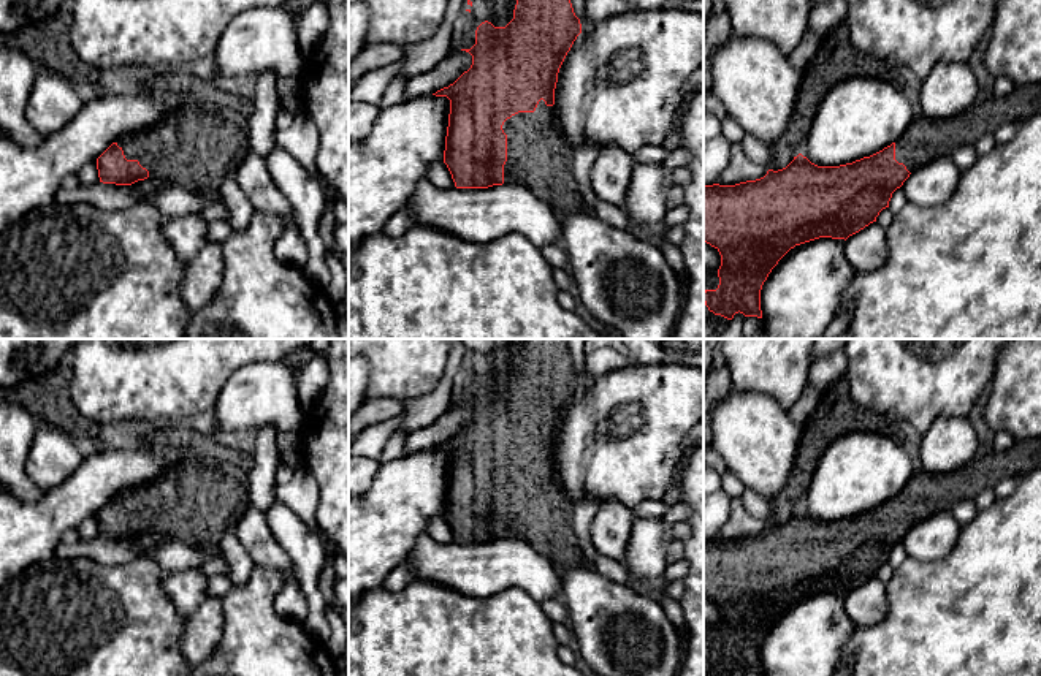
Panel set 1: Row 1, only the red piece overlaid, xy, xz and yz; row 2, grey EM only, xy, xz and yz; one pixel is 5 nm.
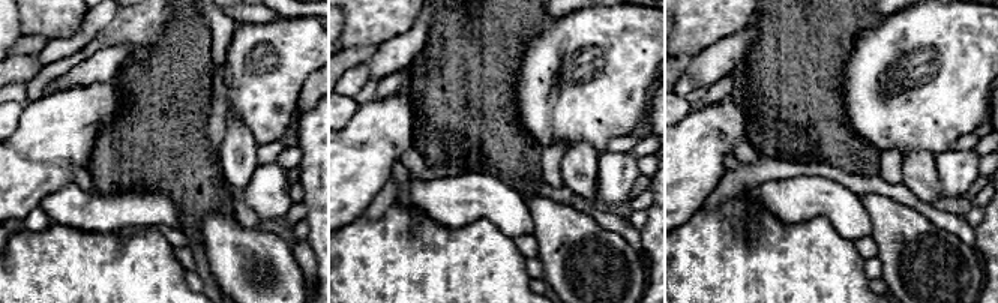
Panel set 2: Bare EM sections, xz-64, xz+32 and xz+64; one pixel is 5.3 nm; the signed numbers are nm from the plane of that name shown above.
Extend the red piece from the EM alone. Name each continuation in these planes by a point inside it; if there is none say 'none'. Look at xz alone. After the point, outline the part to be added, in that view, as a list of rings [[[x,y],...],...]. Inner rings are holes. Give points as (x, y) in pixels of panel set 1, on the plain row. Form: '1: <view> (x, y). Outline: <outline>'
1: xz (539, 512). Outline: [[[539,456],[534,467],[518,467],[502,480],[507,489],[507,516],[504,519],[504,538],[523,540],[539,554],[545,556],[559,572],[572,567],[588,567],[574,529],[574,500],[561,488],[555,461]]]

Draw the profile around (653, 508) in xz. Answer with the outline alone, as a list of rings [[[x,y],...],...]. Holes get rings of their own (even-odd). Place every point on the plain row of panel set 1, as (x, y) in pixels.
[[[648,500],[640,503],[637,508],[632,510],[635,519],[646,519],[646,518],[662,518],[669,505],[661,500]]]

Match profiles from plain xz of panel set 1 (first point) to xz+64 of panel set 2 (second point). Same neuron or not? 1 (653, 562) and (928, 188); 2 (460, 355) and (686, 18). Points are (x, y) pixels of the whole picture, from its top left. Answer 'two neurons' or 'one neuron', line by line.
1: two neurons
2: two neurons

